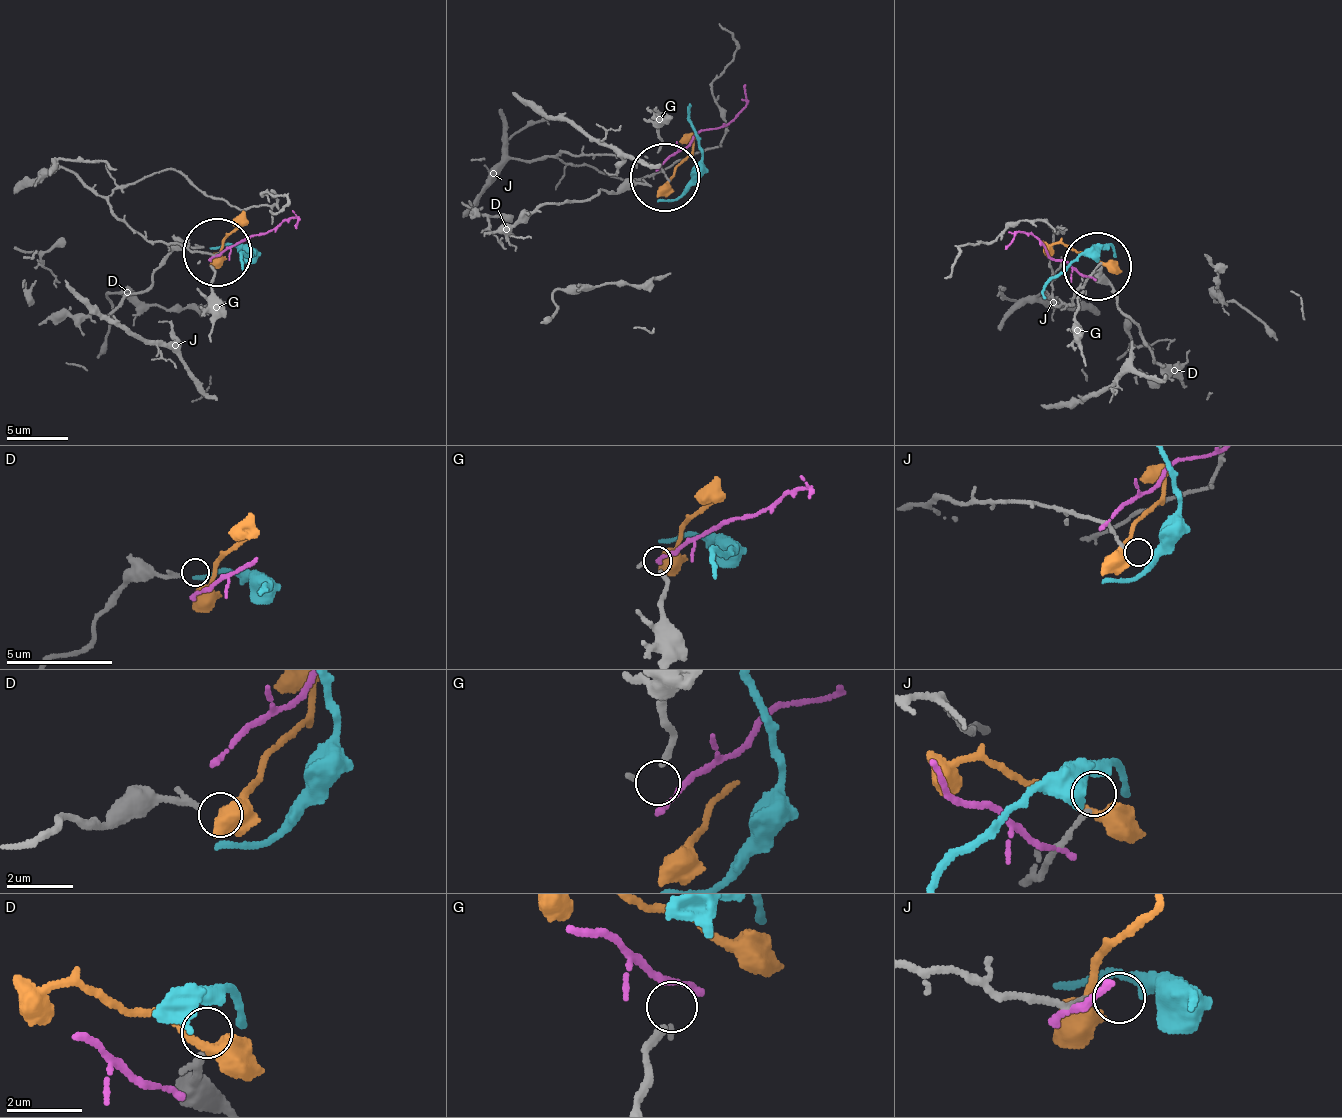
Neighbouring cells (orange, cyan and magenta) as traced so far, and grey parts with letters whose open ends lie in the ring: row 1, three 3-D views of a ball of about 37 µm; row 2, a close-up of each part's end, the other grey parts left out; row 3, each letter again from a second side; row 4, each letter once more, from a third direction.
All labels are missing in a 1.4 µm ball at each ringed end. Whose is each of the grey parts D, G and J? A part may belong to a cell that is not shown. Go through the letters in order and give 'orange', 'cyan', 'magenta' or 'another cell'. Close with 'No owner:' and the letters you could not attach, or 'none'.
D: another cell
G: another cell
J: another cell
No owner: D, G, J

